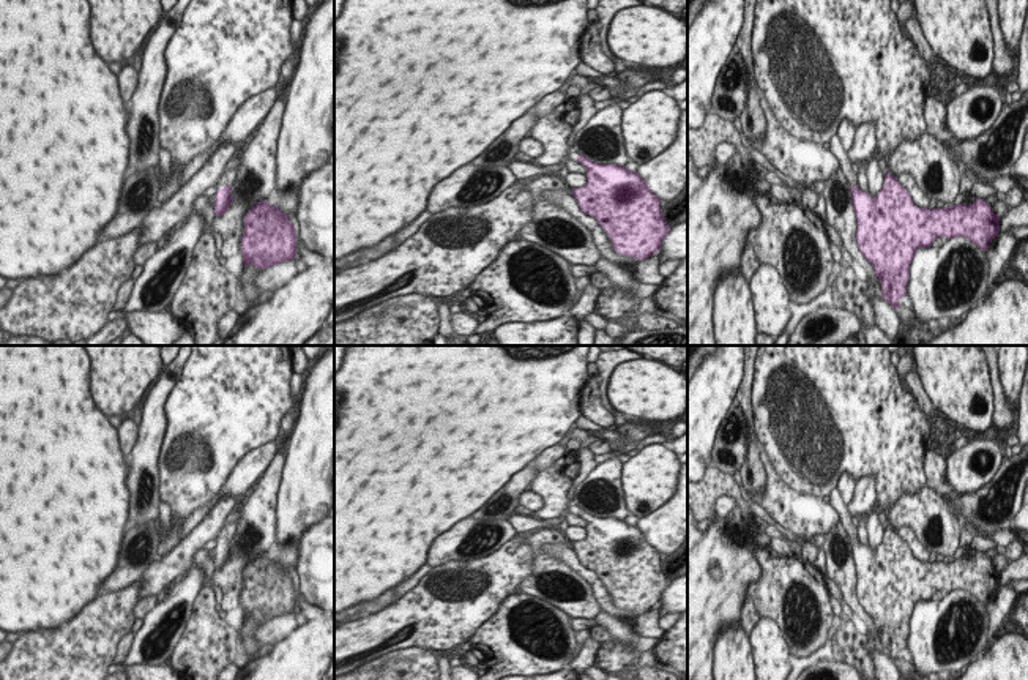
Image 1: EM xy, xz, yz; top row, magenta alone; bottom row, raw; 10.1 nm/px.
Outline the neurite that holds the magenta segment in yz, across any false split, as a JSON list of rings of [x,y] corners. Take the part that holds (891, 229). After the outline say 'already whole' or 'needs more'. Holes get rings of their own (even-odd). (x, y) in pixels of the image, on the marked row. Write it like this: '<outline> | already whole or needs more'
[[[839,136],[829,142],[829,150],[842,164],[850,185],[856,215],[856,243],[881,282],[883,298],[900,309],[899,300],[907,295],[910,263],[919,248],[930,248],[937,237],[965,237],[982,251],[1000,232],[1000,218],[993,208],[976,199],[973,204],[943,208],[919,208],[896,177],[886,174],[885,186],[872,199],[858,188],[858,174],[848,163]]] | needs more

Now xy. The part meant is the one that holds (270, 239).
[[[260,200],[244,222],[241,251],[244,265],[268,268],[296,257],[296,230],[282,210]]] | already whole

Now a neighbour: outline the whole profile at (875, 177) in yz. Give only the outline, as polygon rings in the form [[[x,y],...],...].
[[[875,155],[866,169],[866,177],[869,181],[869,196],[875,199],[875,196],[881,191],[885,186],[885,170],[880,169],[878,166],[880,158]]]

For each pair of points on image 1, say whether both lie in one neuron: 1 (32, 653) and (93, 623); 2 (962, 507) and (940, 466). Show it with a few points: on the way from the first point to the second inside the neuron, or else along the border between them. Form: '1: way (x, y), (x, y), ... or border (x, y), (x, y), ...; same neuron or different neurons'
1: way (48, 653), (63, 653), (78, 639); same neuron
2: way (953, 497), (940, 485), (940, 475); same neuron

